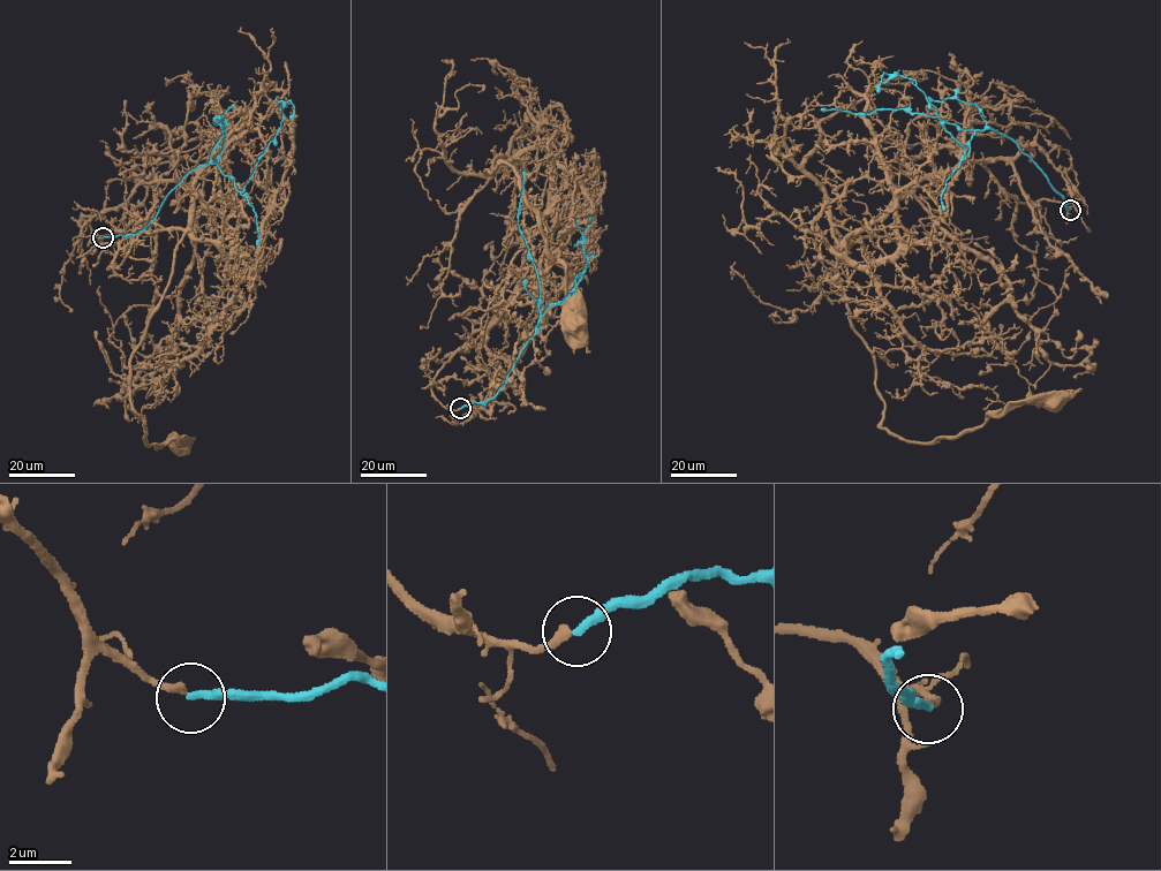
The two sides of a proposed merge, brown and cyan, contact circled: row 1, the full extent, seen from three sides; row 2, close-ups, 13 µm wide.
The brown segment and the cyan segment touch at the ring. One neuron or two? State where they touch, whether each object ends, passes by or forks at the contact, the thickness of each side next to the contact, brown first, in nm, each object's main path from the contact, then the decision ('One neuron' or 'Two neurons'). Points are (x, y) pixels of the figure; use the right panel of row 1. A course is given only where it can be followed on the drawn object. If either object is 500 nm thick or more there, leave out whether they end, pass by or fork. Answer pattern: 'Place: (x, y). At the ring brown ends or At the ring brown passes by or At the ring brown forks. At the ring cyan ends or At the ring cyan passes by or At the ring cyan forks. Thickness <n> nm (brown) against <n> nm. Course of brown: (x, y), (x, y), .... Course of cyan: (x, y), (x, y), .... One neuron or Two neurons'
Place: (1070, 210). At the ring brown ends. At the ring cyan ends. Thickness 280 nm (brown) against 280 nm. Course of brown: (1069, 209), (1017, 201), (964, 161), (832, 250), (882, 428), (926, 442), (1012, 403), (1052, 404). Course of cyan: (1069, 210), (1028, 156), (993, 129), (974, 133), (966, 154), (913, 80), (884, 73), (876, 92). Two neurons

